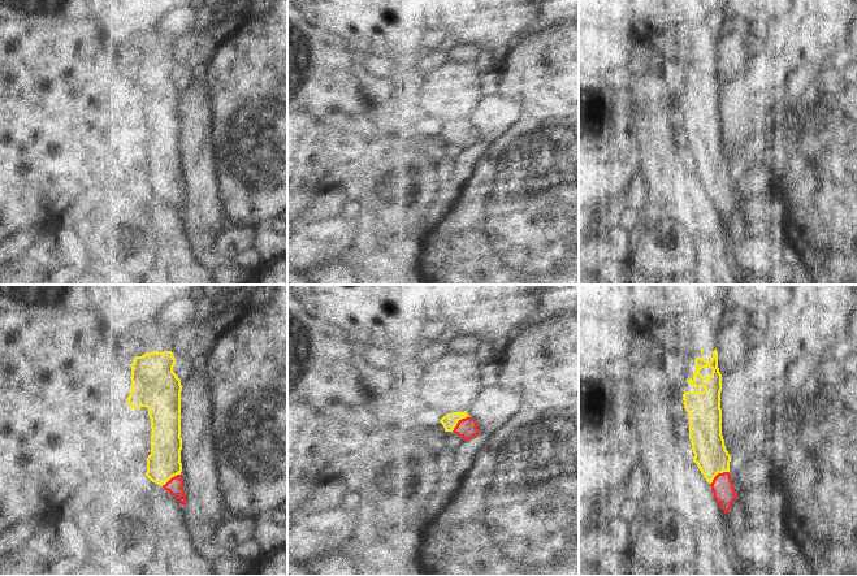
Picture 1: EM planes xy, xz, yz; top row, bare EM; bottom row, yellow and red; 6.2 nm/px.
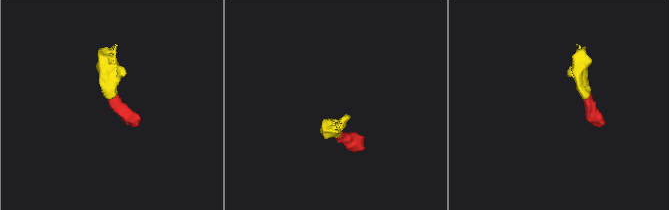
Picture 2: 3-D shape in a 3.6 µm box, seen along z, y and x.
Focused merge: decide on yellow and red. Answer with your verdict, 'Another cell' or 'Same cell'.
Same cell

